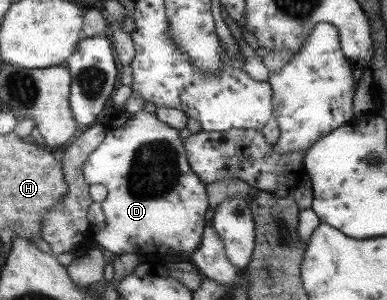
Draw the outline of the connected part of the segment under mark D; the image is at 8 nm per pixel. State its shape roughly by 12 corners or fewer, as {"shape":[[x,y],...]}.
{"shape":[[107,122],[87,160],[114,255],[193,252],[206,204],[178,130]]}

